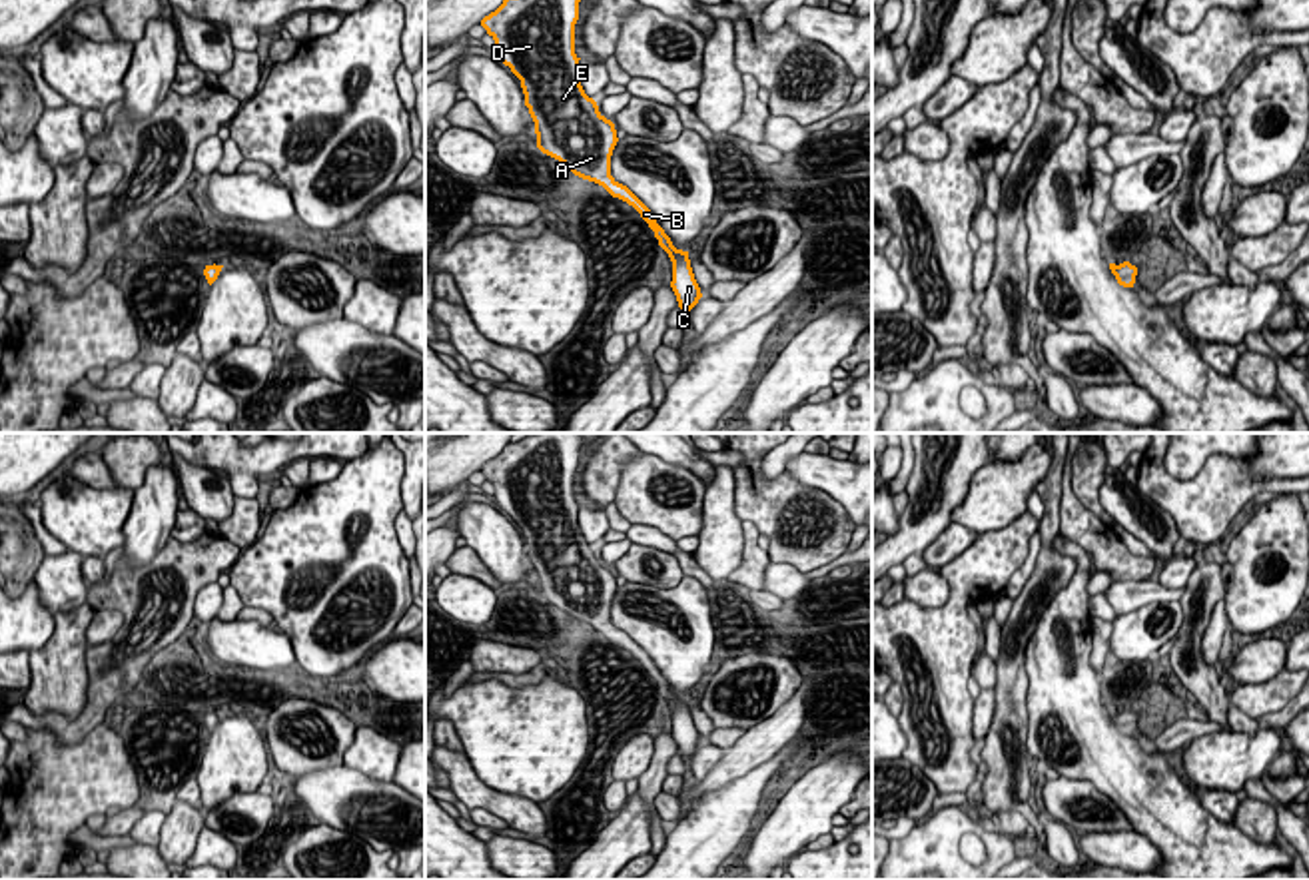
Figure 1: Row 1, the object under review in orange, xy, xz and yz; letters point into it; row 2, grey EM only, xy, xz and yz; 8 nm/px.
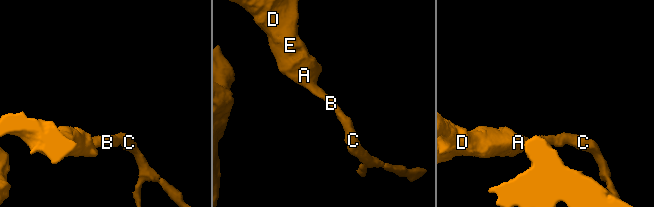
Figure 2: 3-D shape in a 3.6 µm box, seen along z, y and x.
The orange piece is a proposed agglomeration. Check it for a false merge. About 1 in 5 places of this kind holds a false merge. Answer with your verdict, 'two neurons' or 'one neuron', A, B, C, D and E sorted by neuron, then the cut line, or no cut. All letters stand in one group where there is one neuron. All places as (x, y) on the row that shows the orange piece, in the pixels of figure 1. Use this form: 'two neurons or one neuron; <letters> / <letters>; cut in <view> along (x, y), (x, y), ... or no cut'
one neuron; A B C D E; no cut

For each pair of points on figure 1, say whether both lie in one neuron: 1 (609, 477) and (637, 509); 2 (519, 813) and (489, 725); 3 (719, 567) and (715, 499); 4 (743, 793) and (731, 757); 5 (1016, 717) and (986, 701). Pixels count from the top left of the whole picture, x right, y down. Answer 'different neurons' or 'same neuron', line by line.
1: different neurons
2: different neurons
3: same neuron
4: different neurons
5: different neurons

